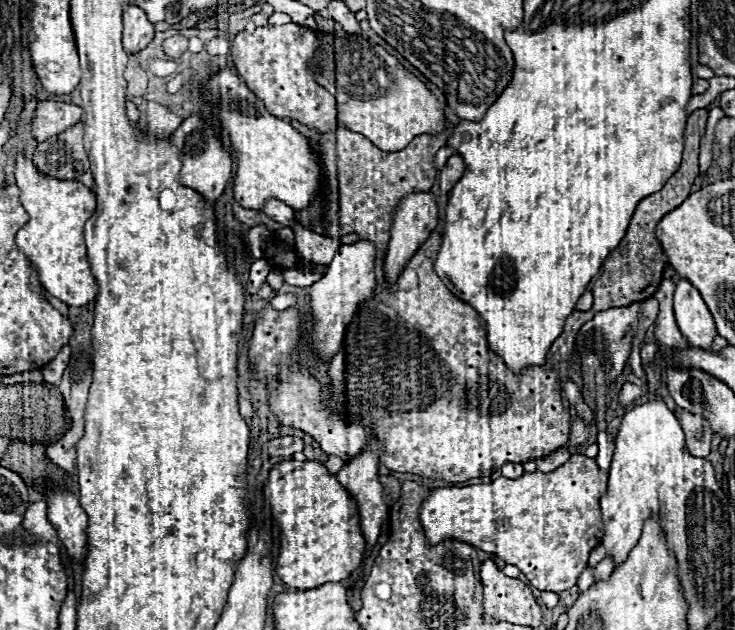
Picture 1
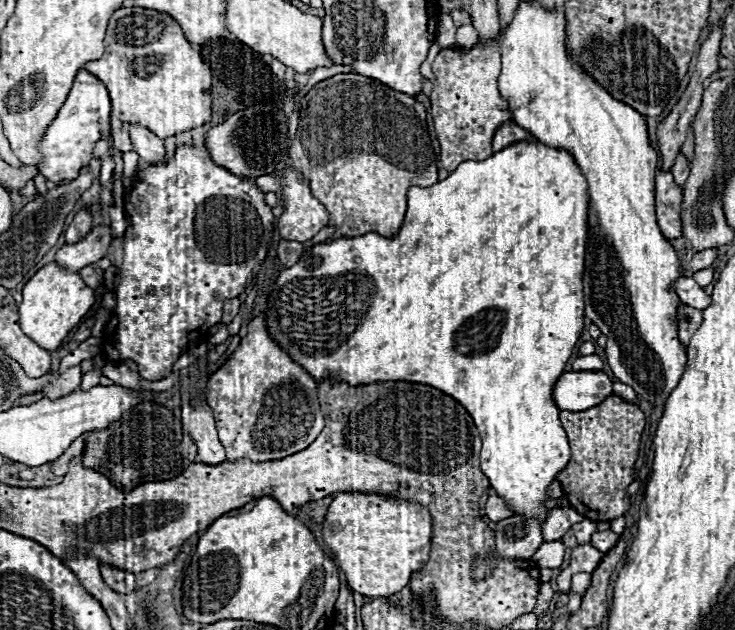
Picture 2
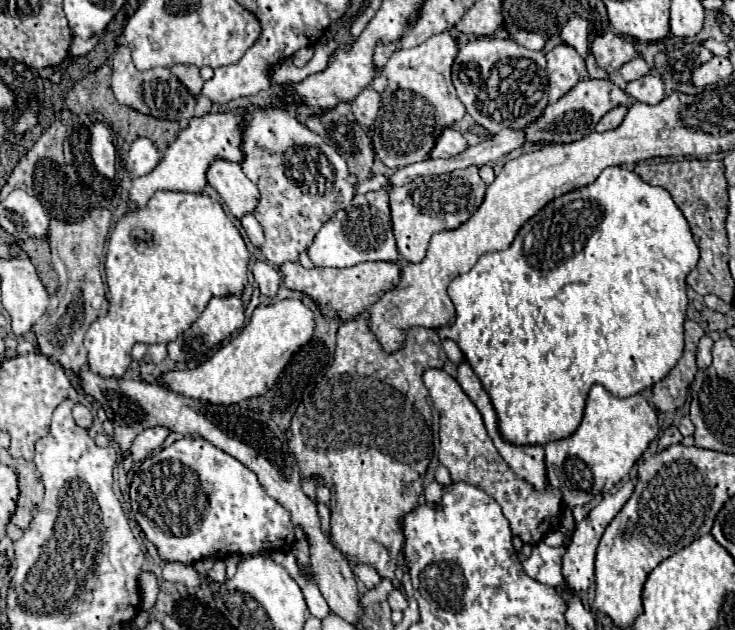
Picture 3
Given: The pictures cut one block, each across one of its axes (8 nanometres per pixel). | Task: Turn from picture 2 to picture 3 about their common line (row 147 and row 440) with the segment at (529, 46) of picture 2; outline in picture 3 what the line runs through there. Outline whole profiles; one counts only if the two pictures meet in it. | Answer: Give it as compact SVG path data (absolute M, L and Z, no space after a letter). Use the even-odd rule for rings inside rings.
M596 384L588 394L586 412L578 430L568 438L544 444L548 482L552 486L562 486L564 502L568 506L582 506L590 502L594 494L610 490L628 476L656 434L656 410L652 410L642 394L616 398L604 386Z

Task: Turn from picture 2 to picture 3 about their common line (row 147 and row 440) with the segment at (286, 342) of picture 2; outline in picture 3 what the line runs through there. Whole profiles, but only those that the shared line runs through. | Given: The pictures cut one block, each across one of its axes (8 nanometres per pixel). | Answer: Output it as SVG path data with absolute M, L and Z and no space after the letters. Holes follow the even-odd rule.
M606 168L592 184L566 192L548 202L520 228L516 240L508 250L482 254L470 272L454 278L448 286L448 296L456 308L456 322L450 327L435 331L440 338L454 340L464 352L468 364L472 366L472 370L492 398L492 404L498 414L500 434L512 444L546 444L548 440L570 436L578 428L584 414L584 402L592 384L602 384L616 398L628 398L642 392L644 388L654 386L676 366L684 348L684 320L688 308L686 276L696 266L696 262L698 246L692 238L682 210L676 206L670 192L644 182L636 172L628 168Z

